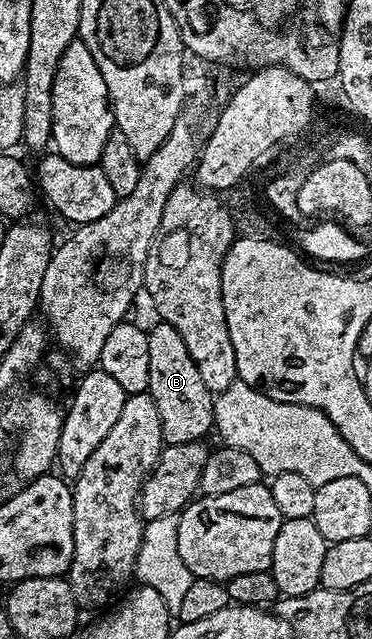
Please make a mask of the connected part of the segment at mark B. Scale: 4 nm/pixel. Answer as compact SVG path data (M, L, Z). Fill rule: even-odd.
M157 322L154 328L148 329L148 334L147 350L151 354L151 378L149 379L148 393L155 402L155 407L159 409L159 422L163 430L165 444L205 440L208 437L208 432L214 431L213 401L215 393L207 390L207 386L203 386L203 377L199 375L199 366L195 366L191 354L187 354L187 345L183 342L183 338L179 338L179 330L175 330L175 326Z

